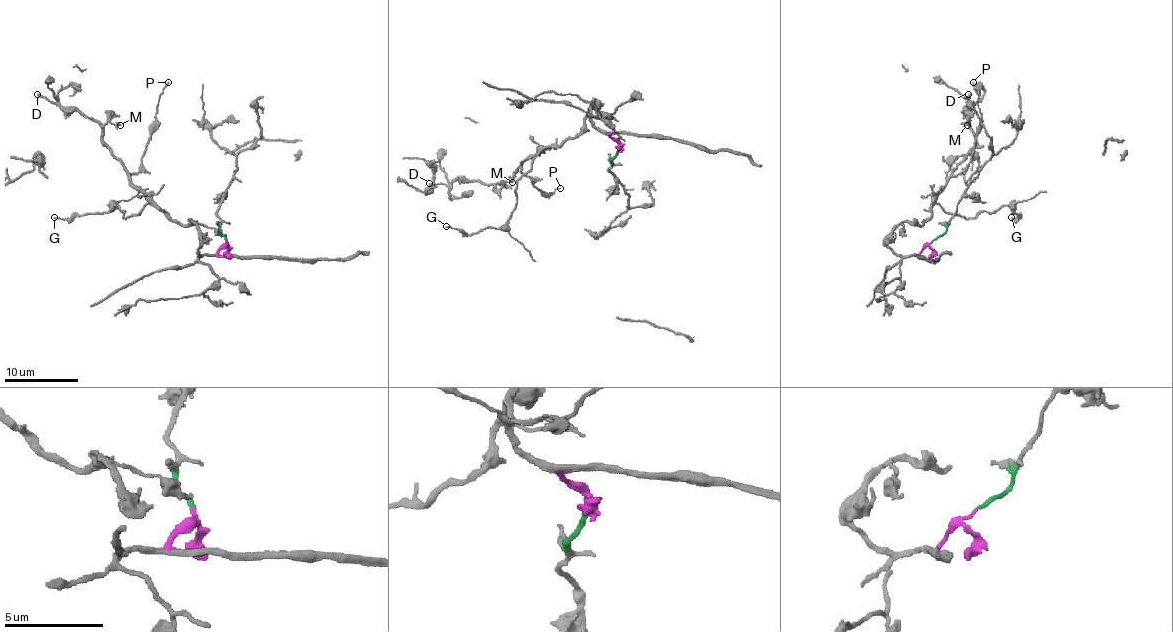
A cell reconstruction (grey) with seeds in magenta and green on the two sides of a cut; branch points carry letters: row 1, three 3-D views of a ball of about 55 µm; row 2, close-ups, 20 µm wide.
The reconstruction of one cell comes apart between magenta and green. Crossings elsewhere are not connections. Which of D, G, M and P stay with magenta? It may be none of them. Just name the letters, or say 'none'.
D, G, M, P

